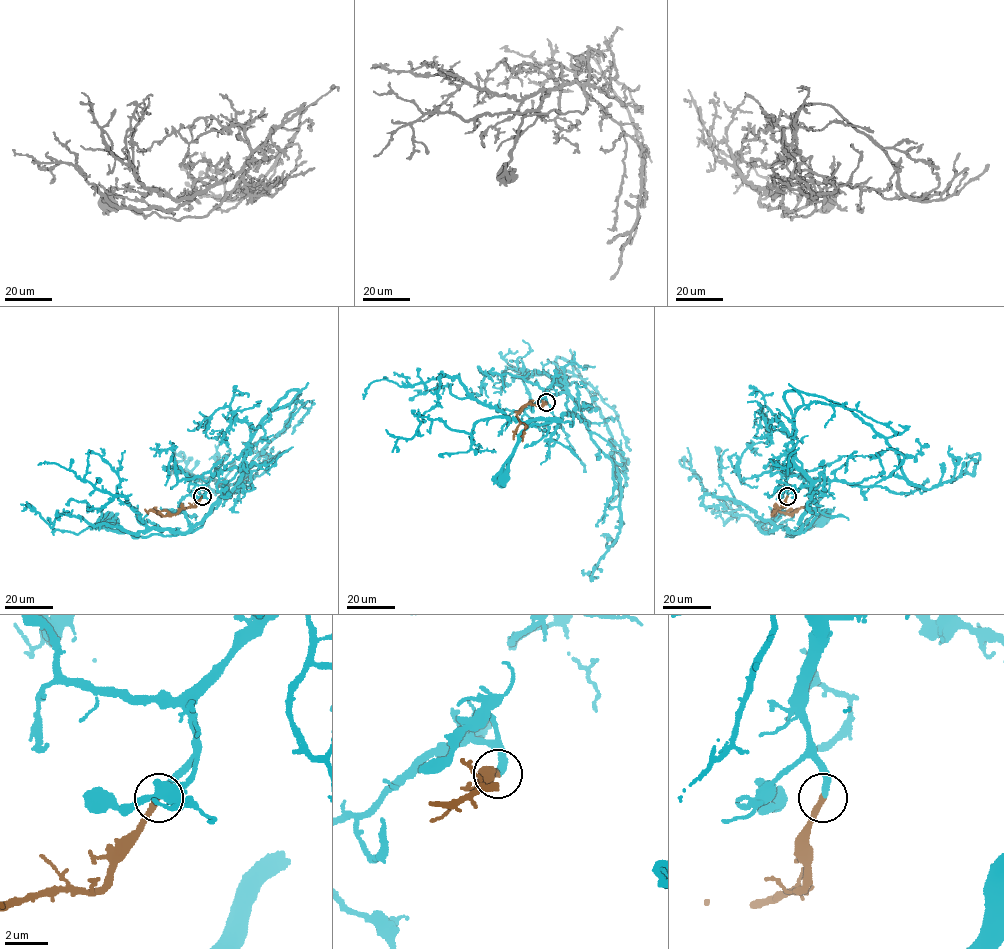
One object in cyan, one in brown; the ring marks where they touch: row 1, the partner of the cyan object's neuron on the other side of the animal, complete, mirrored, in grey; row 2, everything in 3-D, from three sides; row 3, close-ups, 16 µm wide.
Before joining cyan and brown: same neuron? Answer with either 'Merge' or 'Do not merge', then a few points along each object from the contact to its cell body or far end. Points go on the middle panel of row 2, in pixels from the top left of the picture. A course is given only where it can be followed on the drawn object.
Merge. Course of cyan: (546, 402), (542, 398), (546, 393), (565, 393), (570, 414), (527, 426), (509, 462), (508, 479), (503, 480). Course of brown: (546, 402), (541, 405), (527, 403), (517, 416), (525, 427), (522, 441)

